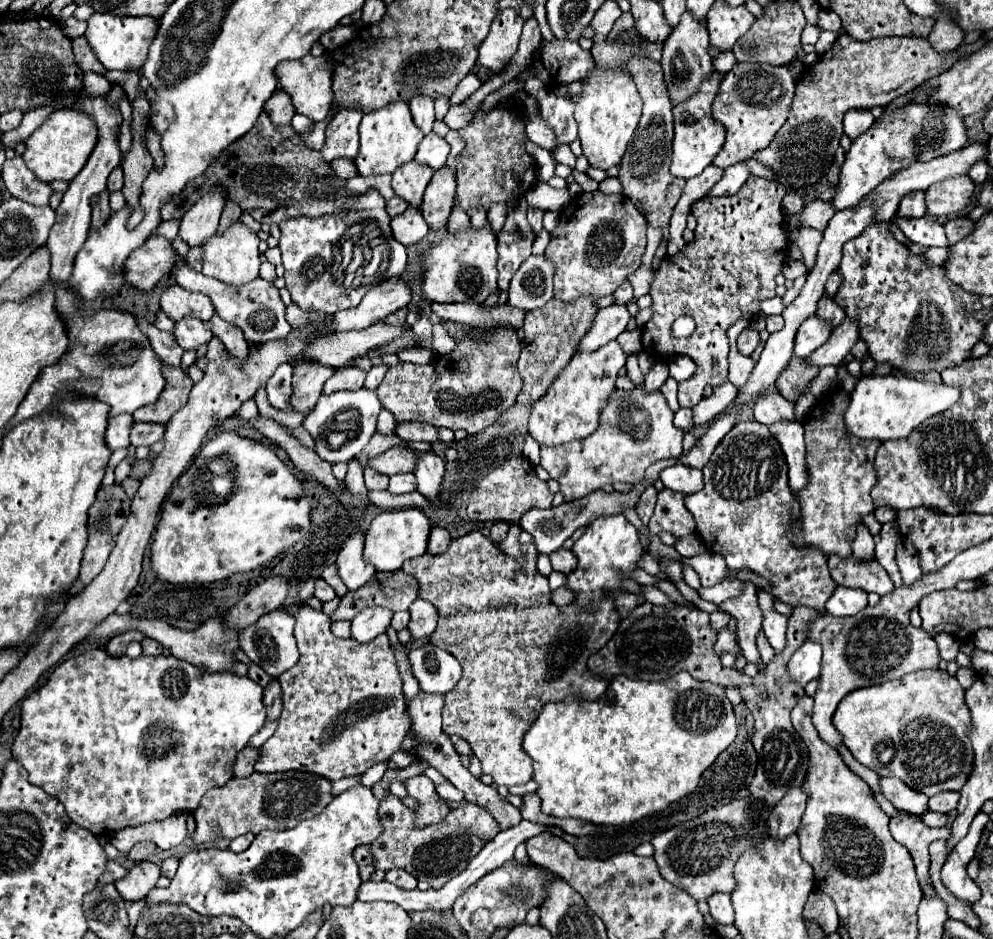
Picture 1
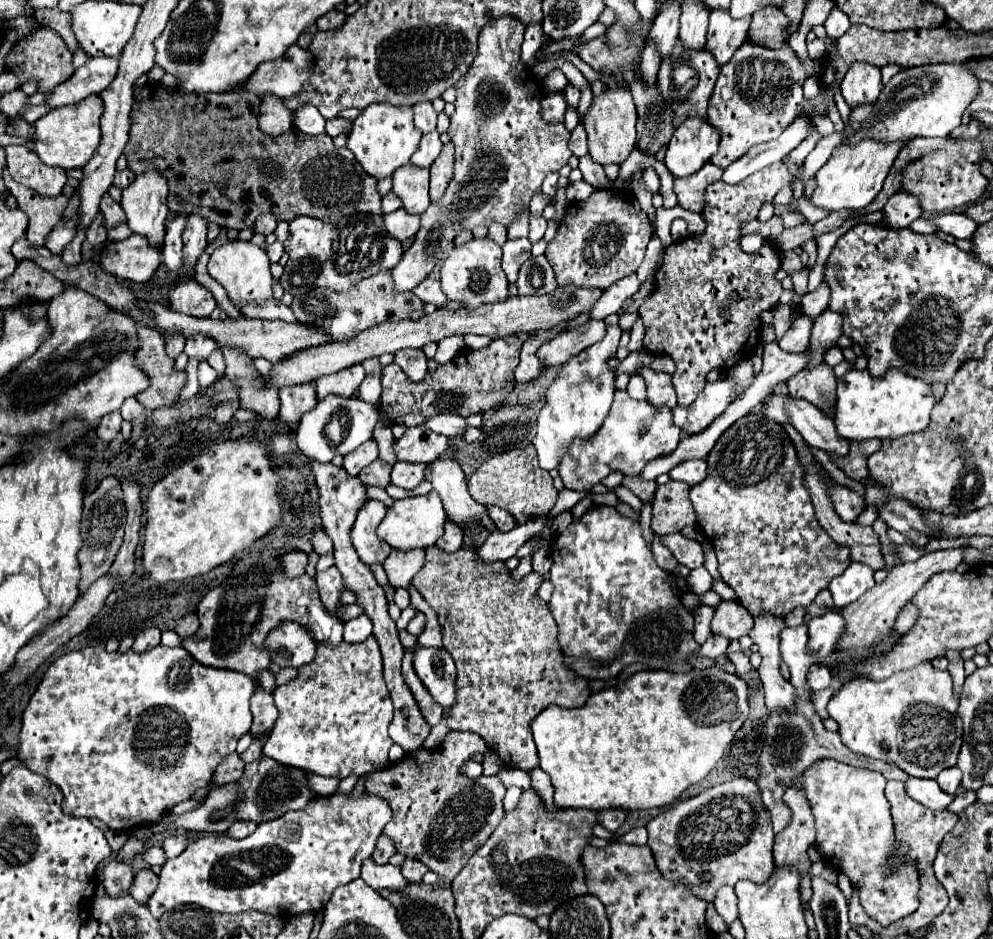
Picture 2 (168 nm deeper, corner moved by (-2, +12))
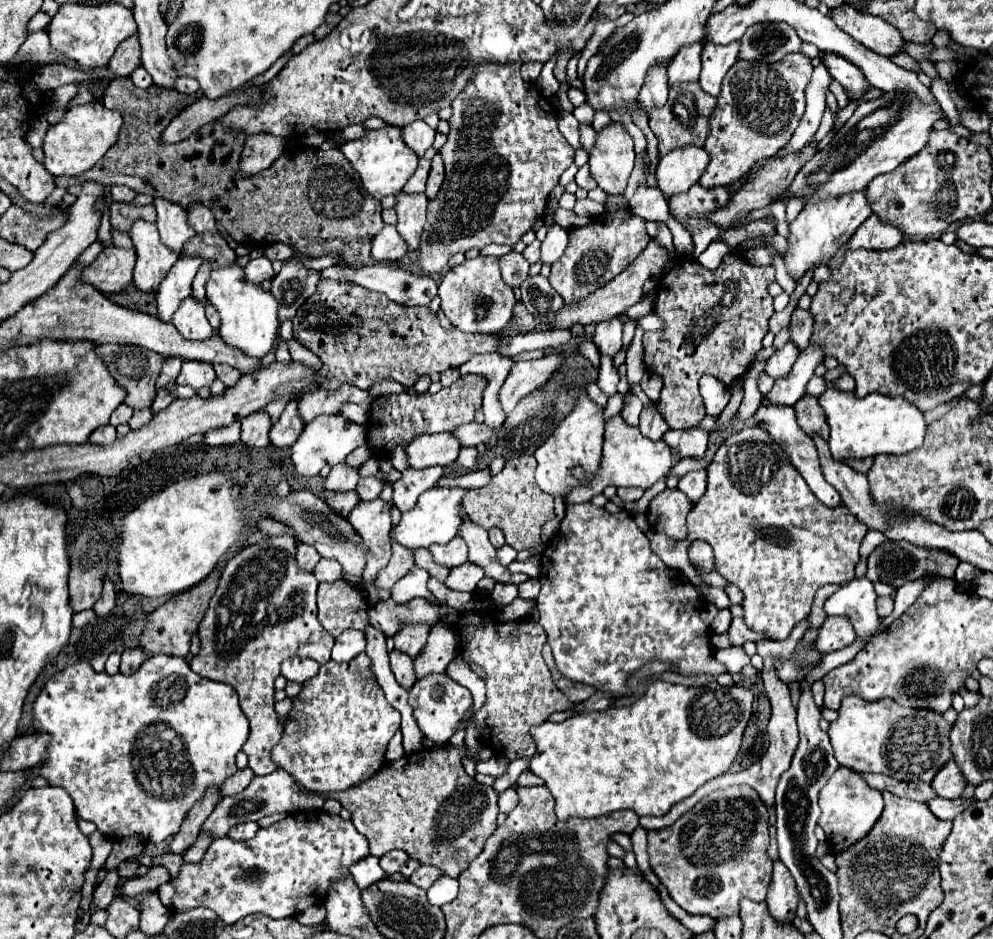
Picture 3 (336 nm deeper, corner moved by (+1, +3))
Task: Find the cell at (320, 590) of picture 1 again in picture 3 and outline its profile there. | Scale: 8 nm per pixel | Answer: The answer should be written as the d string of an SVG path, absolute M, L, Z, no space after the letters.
M320 583L318 587L318 619L320 625L332 635L338 637L346 629L364 629L368 627L366 617L366 599L348 583Z

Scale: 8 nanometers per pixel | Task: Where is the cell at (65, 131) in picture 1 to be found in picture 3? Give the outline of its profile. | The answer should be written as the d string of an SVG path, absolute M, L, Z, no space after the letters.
M86 103L86 105L76 105L64 113L64 117L56 123L50 125L44 137L44 167L60 177L60 175L80 175L88 171L94 163L98 163L106 151L114 145L114 139L118 137L122 125L122 115L118 111L106 109L102 103Z

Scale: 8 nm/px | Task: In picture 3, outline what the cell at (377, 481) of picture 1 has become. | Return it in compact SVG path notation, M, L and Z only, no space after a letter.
M362 477L356 485L356 493L360 495L362 501L374 501L380 497L382 485L384 485L384 481L378 477Z

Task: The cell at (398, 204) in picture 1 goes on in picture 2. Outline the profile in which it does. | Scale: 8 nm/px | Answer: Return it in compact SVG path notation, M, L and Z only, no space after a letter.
M389 192L383 196L383 214L389 214L389 212L395 212L401 208L401 200L395 196L395 192Z

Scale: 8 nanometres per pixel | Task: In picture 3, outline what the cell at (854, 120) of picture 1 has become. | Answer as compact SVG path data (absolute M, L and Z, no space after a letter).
M824 51L820 53L820 59L826 63L830 75L844 87L850 101L858 101L872 89L872 85L864 77L864 73L850 61L846 61L834 53L824 53Z

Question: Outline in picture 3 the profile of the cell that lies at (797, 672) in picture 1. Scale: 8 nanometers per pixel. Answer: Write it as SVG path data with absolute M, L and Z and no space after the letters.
M828 617L818 631L816 649L820 653L832 653L852 645L854 637L854 627L846 621L846 617Z

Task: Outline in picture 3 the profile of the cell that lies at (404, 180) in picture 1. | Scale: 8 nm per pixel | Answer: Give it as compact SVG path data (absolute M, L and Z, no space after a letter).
M396 193L396 213L398 213L398 223L396 229L408 243L410 251L414 251L420 243L420 235L424 231L426 223L426 207L428 207L428 197L424 193Z

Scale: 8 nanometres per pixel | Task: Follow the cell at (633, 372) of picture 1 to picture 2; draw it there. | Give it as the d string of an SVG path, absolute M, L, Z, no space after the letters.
M644 367L641 369L641 376L645 378L645 384L647 384L647 400L653 406L669 406L671 410L677 406L677 396L675 396L669 374L667 376L657 374L651 368Z

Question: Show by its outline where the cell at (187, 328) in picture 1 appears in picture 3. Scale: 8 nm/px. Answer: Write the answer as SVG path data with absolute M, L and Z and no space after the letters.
M184 361L182 363L182 371L176 379L178 385L188 385L188 387L210 387L214 381L216 373L212 369L210 363L202 363L202 361Z

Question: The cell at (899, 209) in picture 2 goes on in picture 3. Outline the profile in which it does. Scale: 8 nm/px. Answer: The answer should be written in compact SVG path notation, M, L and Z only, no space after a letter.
M872 213L862 223L862 229L858 229L858 233L854 233L850 241L830 261L830 267L838 267L848 249L860 249L860 247L862 249L894 249L894 245L902 243L902 239L904 239L904 231L900 227L894 227L894 223L888 223Z

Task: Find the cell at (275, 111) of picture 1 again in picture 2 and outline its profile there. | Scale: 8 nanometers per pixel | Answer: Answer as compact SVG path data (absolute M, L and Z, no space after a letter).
M265 96L259 106L259 128L269 136L281 136L293 128L293 114L277 96Z

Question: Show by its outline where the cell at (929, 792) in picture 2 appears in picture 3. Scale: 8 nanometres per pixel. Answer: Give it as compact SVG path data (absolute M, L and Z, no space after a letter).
M934 797L934 799L930 799L926 805L928 805L928 809L930 809L938 819L952 819L952 817L956 817L962 809L970 807L972 803L974 803L974 799L964 799L964 797L952 799L952 801Z

